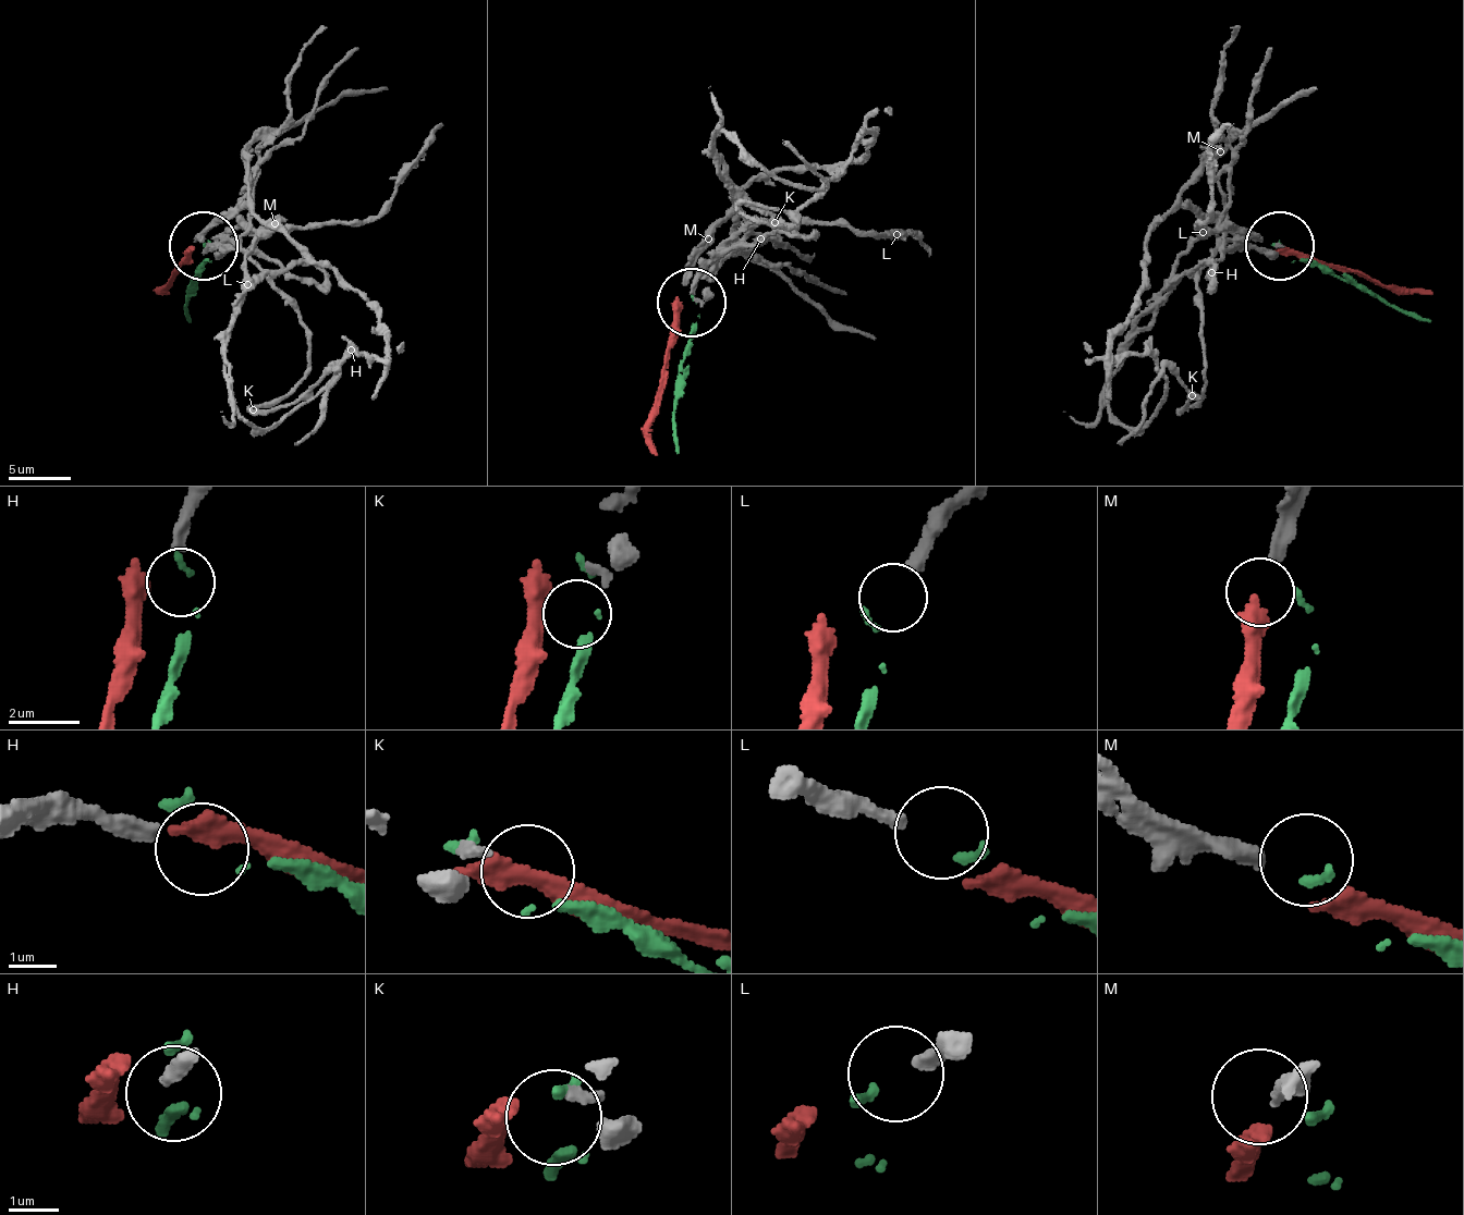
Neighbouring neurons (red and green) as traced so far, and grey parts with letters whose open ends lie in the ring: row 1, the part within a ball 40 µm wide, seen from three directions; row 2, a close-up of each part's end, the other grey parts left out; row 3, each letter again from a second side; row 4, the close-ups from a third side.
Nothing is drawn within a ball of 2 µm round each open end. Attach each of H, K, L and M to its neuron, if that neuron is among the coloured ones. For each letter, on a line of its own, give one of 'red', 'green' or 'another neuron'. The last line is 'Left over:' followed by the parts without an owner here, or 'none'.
H: another neuron
K: another neuron
L: another neuron
M: red
Left over: H, K, L

